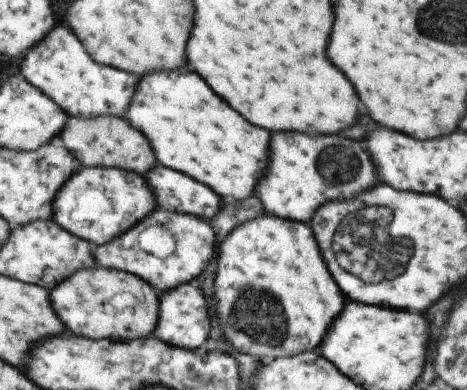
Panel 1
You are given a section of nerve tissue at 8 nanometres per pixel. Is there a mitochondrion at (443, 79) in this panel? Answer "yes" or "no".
no

